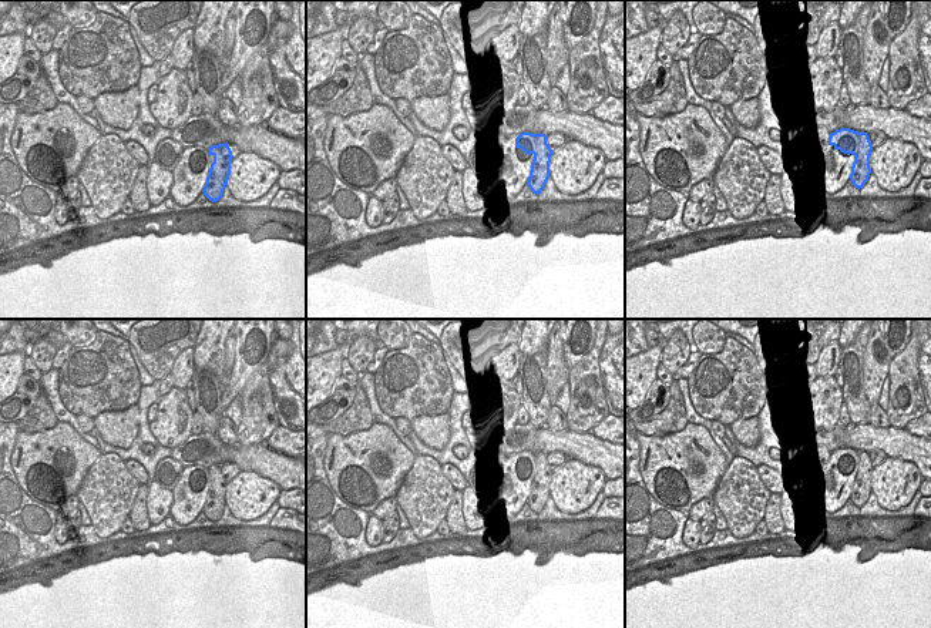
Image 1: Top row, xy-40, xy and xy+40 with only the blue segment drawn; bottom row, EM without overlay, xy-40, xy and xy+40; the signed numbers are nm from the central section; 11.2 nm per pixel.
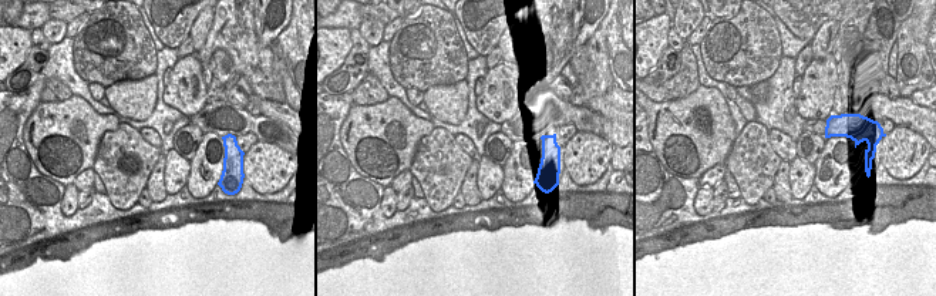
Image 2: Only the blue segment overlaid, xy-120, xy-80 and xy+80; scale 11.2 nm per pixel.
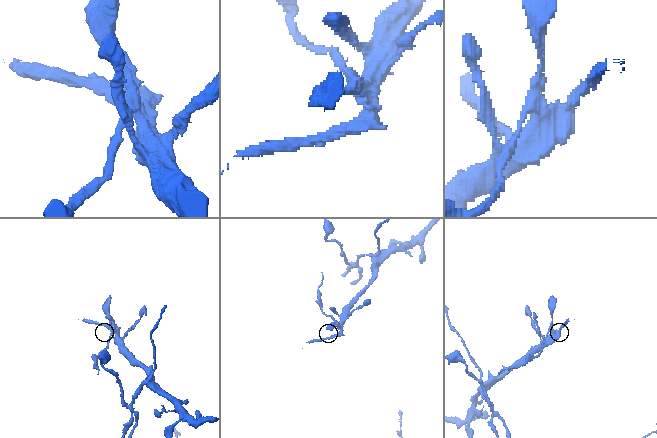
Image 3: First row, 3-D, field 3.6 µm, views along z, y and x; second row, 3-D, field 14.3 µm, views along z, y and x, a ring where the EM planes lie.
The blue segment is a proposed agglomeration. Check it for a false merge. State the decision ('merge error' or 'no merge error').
merge error

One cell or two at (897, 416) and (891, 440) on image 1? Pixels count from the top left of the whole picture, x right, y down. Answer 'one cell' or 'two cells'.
two cells

